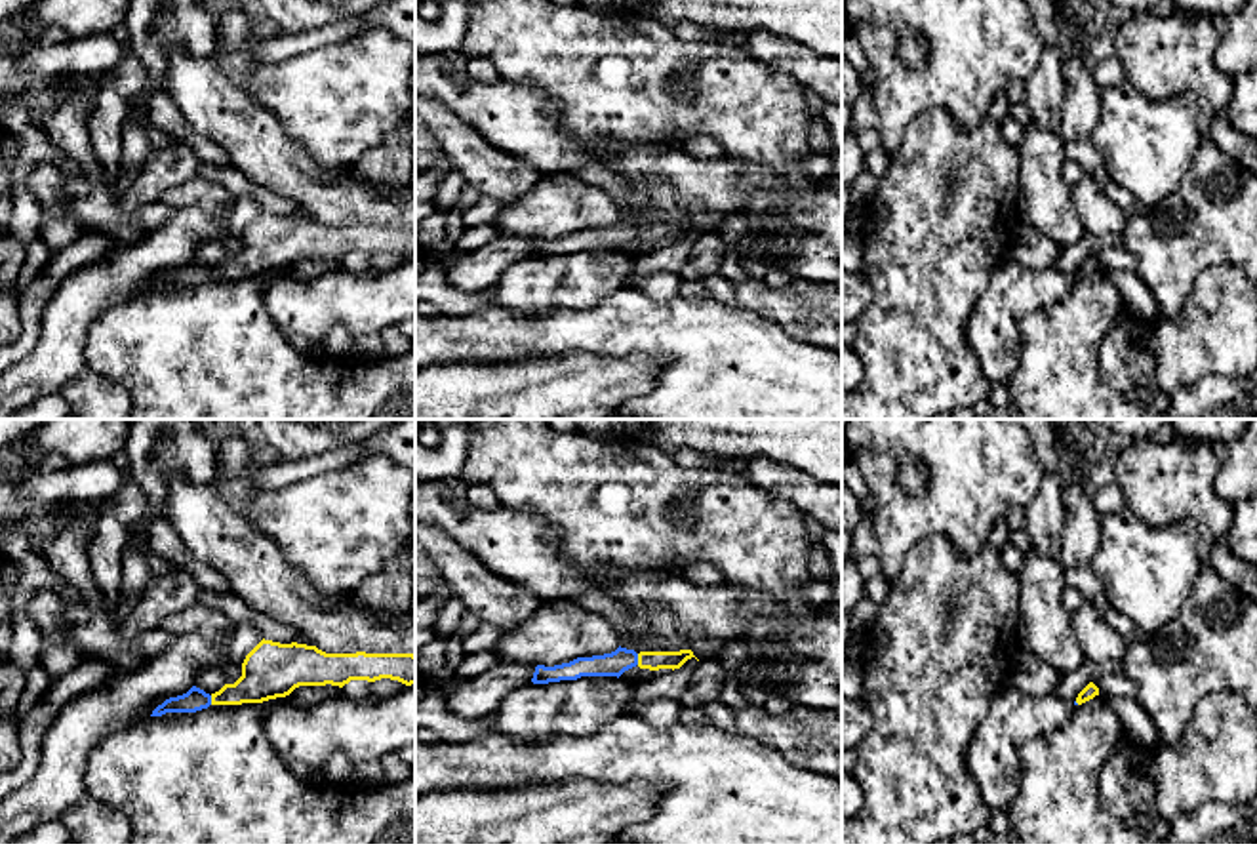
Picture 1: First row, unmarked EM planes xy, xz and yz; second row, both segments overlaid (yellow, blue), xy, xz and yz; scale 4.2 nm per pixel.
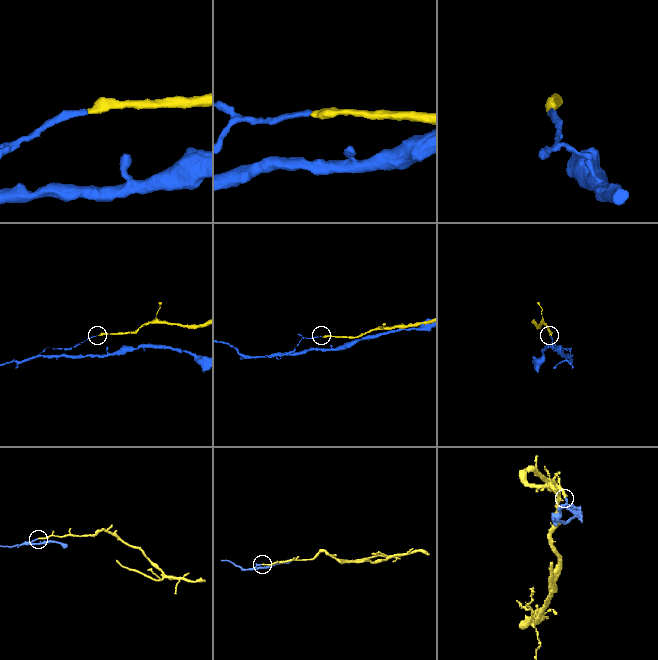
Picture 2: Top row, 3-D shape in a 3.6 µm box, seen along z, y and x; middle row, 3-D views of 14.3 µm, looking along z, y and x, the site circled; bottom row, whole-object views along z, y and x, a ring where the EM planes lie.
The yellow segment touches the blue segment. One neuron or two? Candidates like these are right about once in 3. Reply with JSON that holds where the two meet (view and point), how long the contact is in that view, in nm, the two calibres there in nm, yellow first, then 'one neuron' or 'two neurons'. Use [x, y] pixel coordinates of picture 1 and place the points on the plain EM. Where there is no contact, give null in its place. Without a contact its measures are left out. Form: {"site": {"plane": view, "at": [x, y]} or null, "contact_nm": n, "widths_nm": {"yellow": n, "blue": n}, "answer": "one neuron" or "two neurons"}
{"site": {"plane": "xz", "at": [638, 233]}, "contact_nm": 50, "widths_nm": {"yellow": 80, "blue": 100}, "answer": "one neuron"}

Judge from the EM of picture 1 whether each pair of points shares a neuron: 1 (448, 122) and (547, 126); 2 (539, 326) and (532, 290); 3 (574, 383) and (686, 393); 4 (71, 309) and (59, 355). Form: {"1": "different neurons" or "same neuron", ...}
{"1": "different neurons", "2": "different neurons", "3": "different neurons", "4": "same neuron"}

